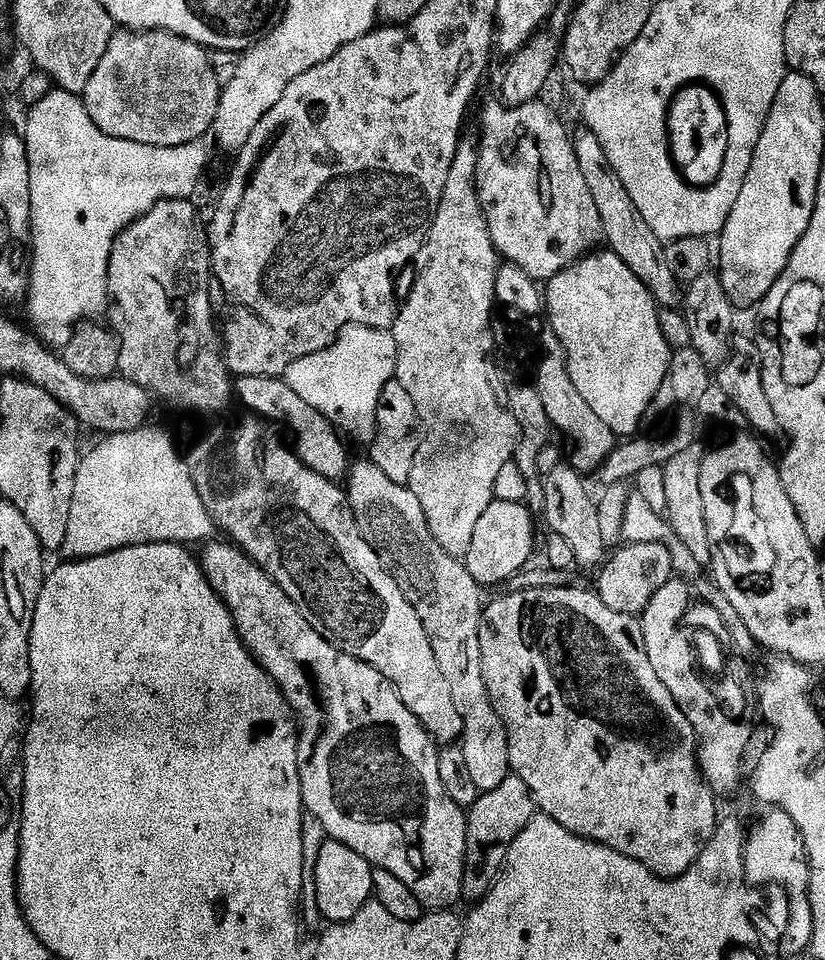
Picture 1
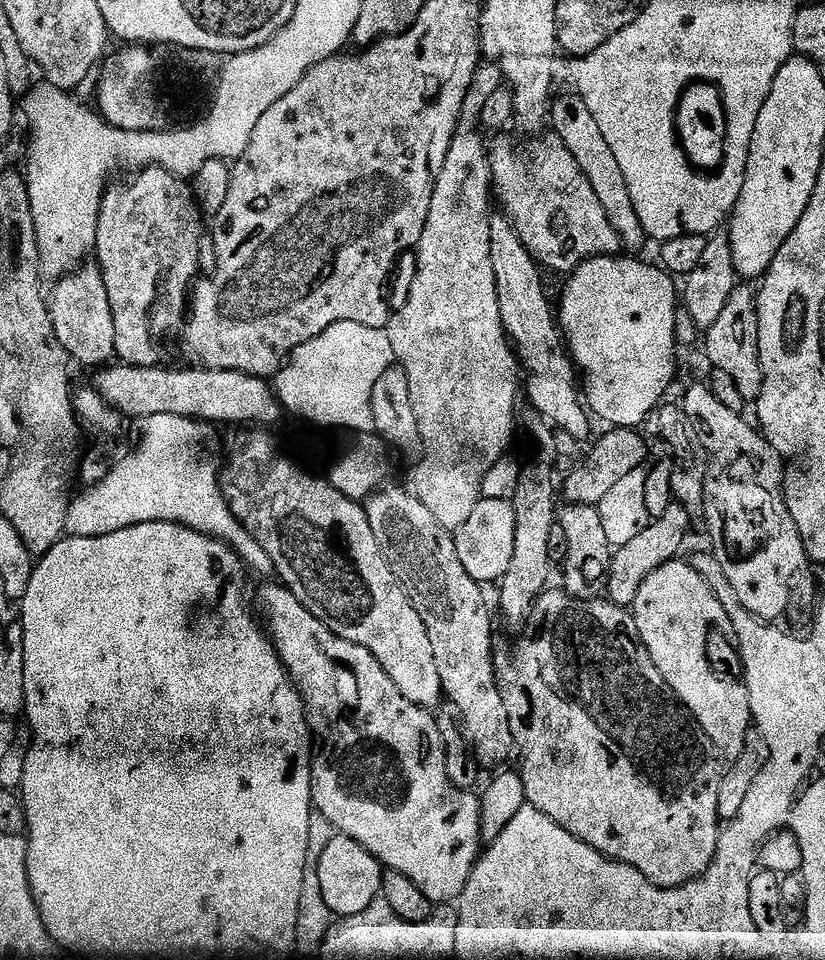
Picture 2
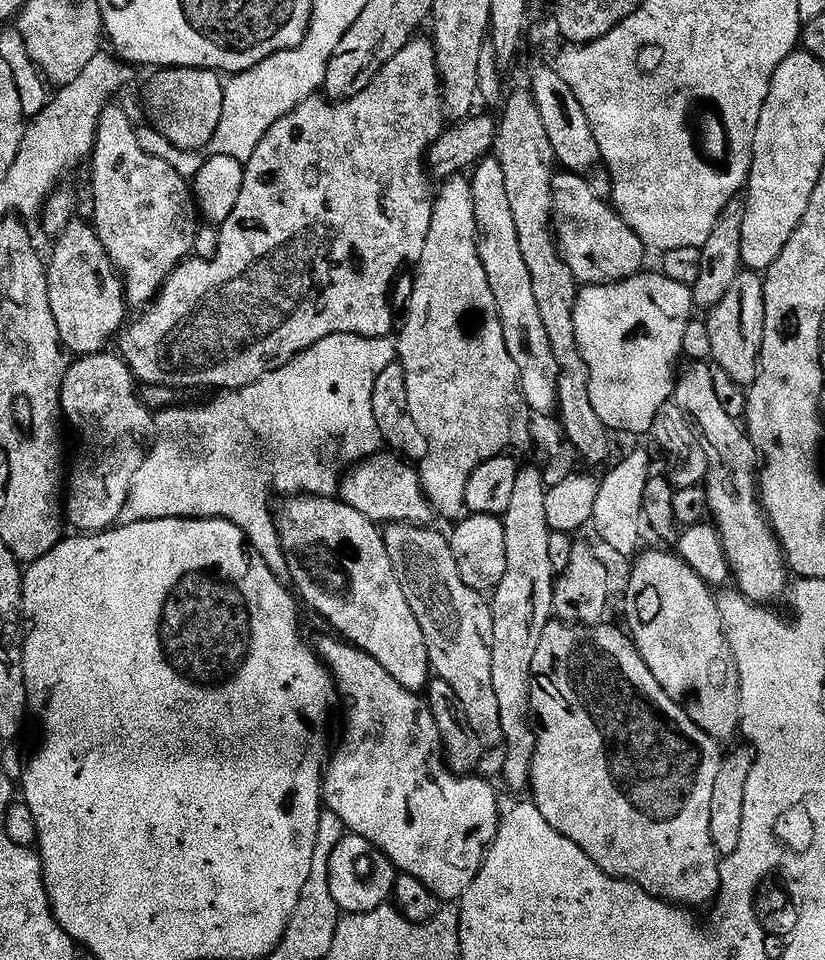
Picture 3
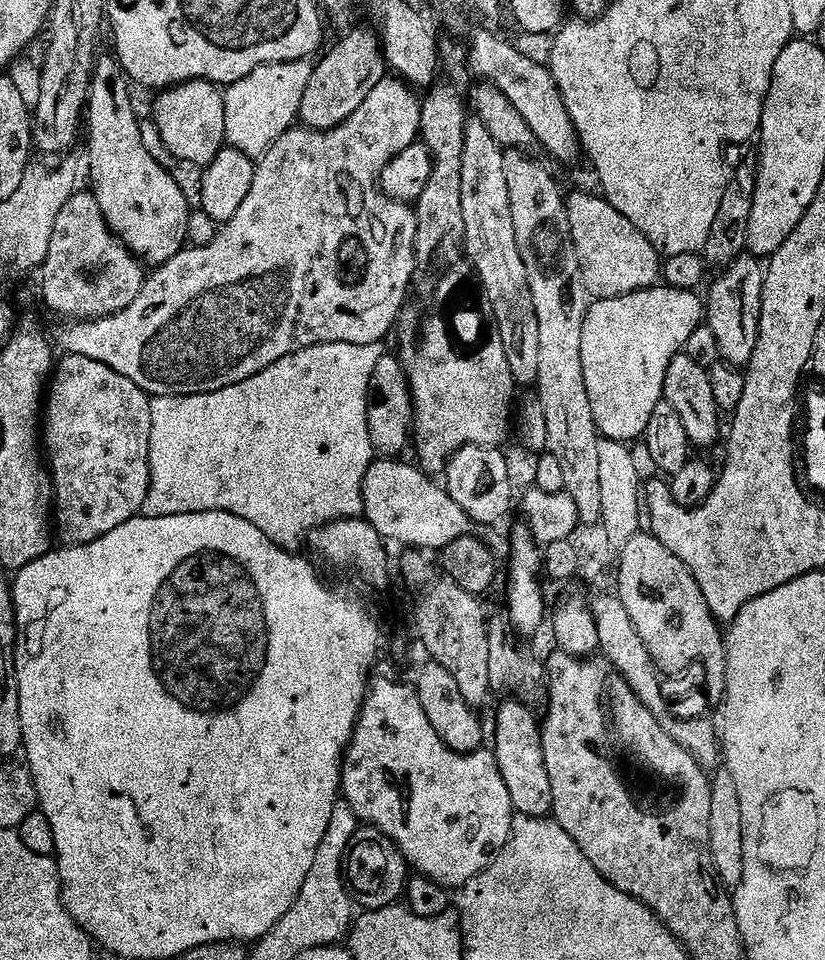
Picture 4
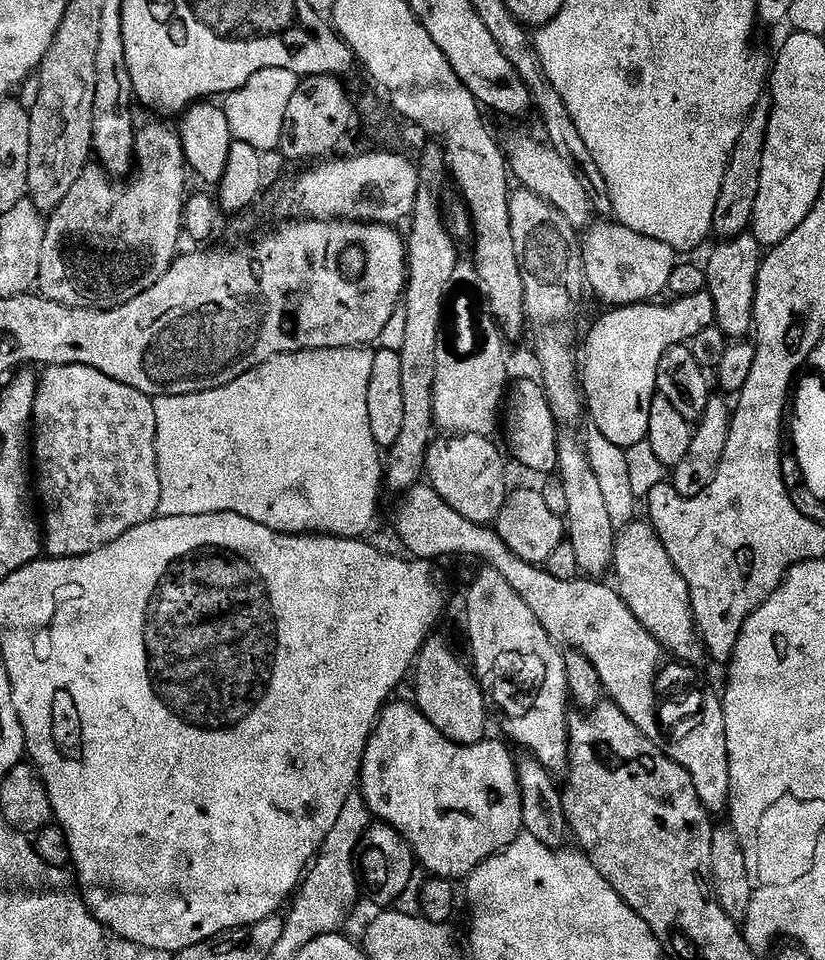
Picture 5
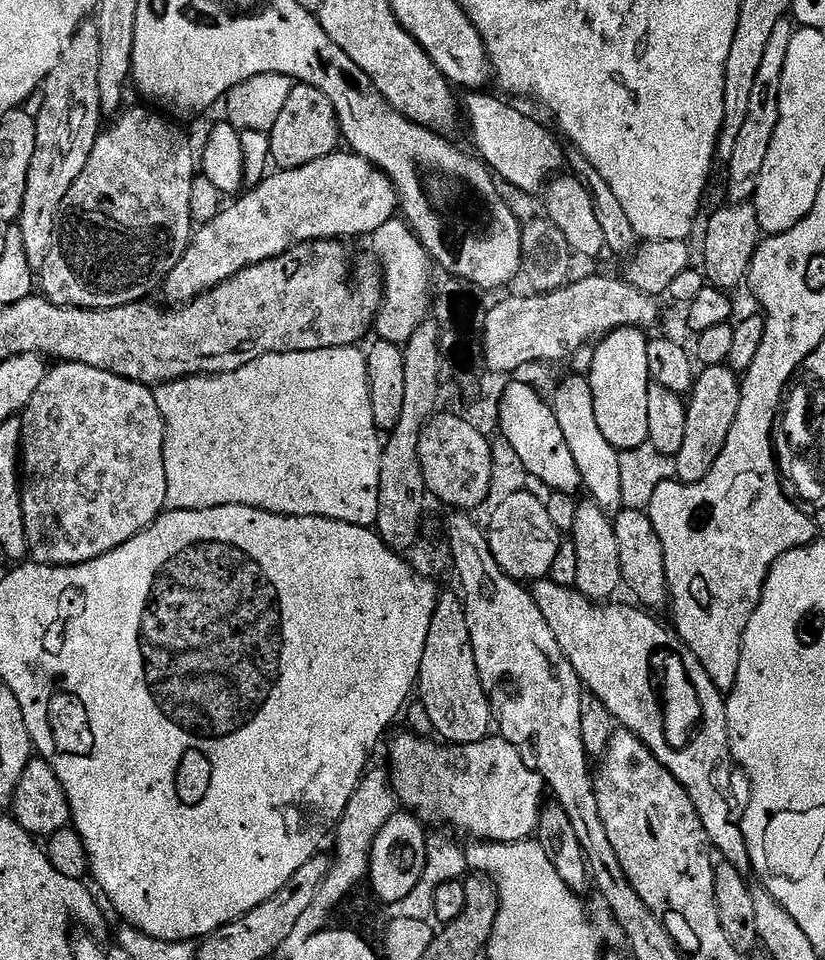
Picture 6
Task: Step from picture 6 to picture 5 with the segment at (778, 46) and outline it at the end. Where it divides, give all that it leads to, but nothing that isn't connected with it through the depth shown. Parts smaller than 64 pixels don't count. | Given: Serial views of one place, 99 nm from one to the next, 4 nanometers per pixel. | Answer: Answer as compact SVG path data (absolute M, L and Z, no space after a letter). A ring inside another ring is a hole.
M764 102L753 108L748 121L742 126L742 134L738 134L737 145L728 158L728 169L722 178L722 190L718 194L718 206L714 210L712 223L713 233L717 237L743 236L749 231L754 202L758 198L758 182L762 182L762 154L766 150L769 111L769 105Z

